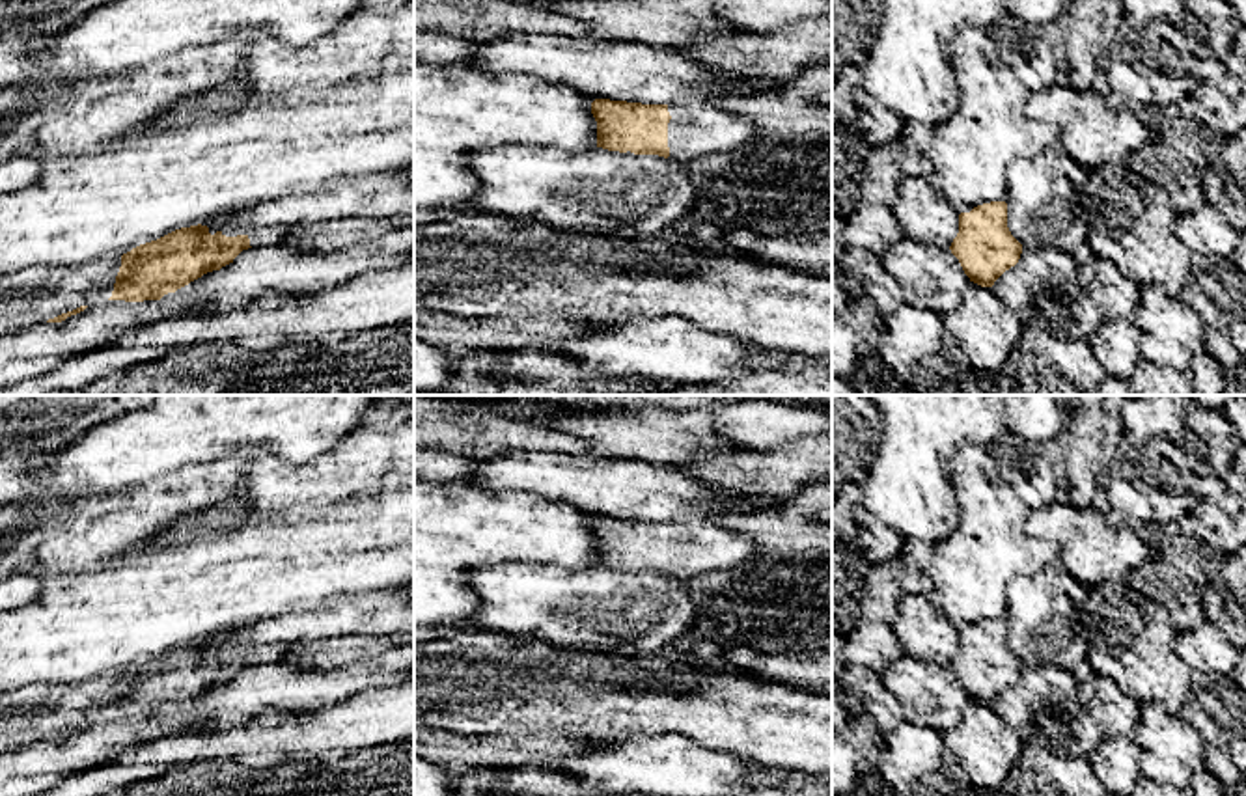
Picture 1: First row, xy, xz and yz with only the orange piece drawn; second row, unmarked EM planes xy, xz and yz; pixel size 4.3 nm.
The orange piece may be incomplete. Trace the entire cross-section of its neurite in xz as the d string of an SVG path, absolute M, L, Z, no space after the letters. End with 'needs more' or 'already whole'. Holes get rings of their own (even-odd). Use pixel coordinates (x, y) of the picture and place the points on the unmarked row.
M595 516L597 565L627 572L658 572L688 580L735 569L755 556L746 533L726 531L709 520L642 522Z; needs more

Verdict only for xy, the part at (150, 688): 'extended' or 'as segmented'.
extended

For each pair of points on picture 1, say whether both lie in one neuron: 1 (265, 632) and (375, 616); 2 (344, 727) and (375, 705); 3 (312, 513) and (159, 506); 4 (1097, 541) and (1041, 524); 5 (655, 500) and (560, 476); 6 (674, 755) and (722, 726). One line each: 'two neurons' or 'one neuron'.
1: one neuron
2: one neuron
3: one neuron
4: one neuron
5: one neuron
6: two neurons

